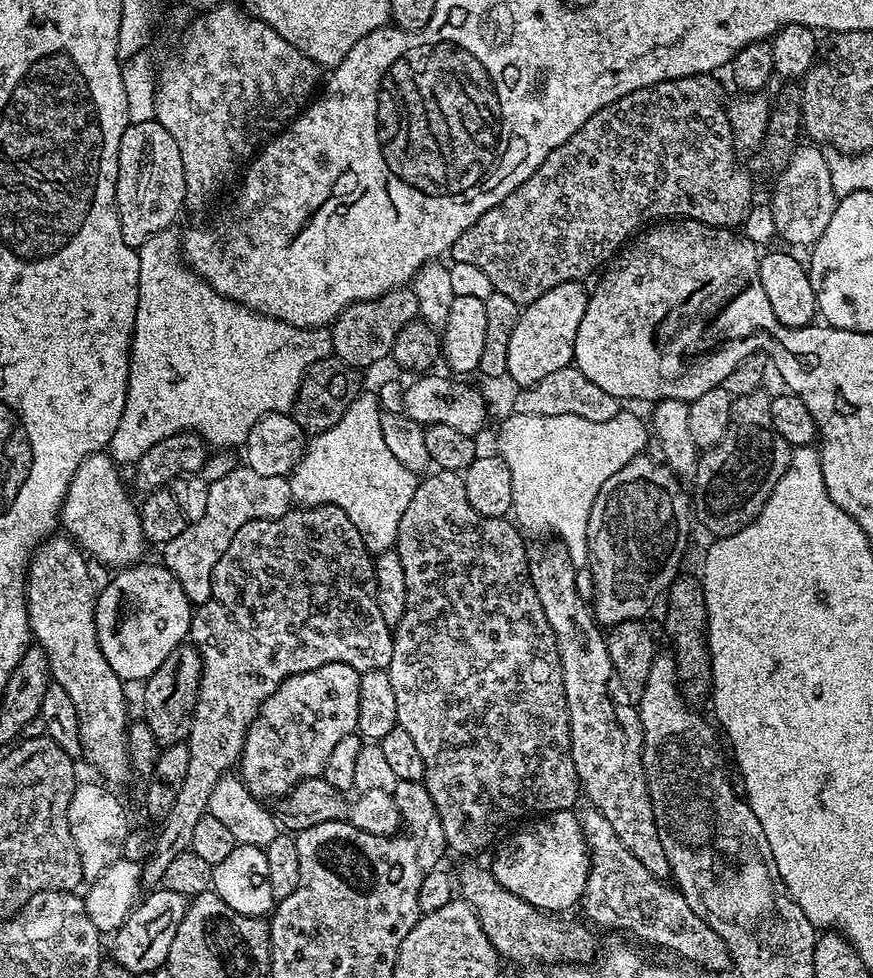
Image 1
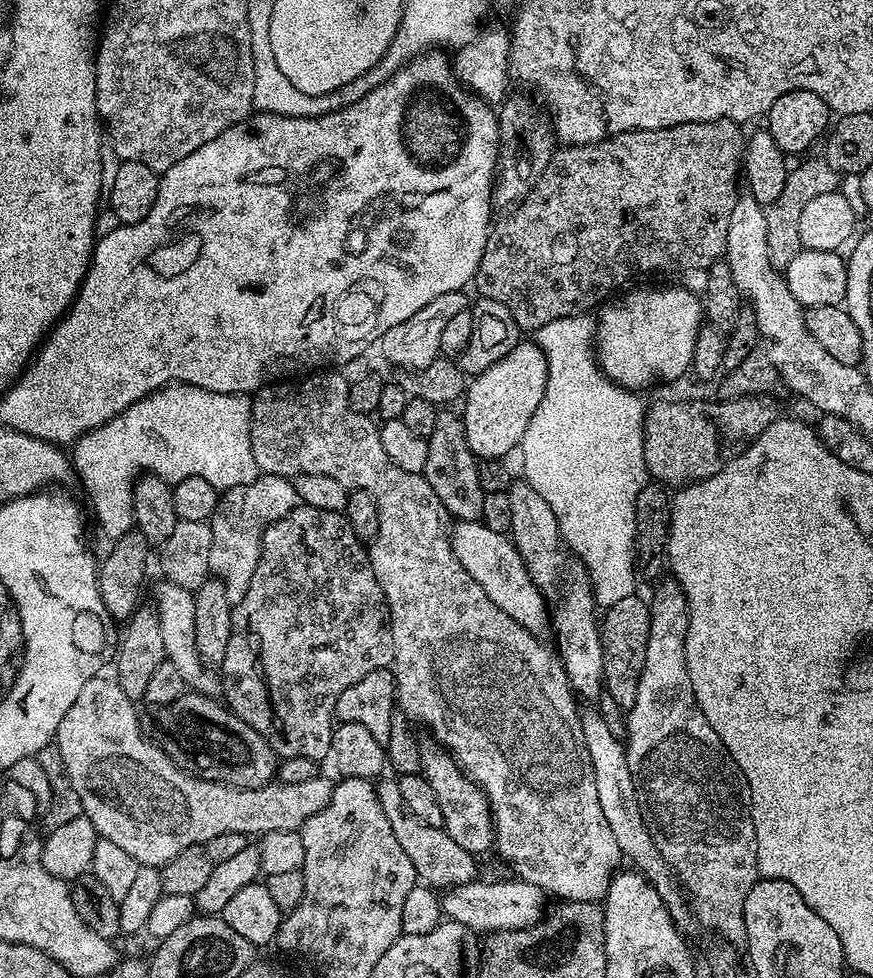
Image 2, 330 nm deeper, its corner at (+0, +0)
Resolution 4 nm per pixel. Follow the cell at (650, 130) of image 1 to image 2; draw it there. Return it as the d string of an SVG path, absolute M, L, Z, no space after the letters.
M735 120L686 122L662 130L618 132L614 136L599 140L596 144L574 144L553 152L552 161L546 166L546 170L542 170L542 178L538 178L534 190L530 190L528 197L507 213L508 221L501 228L493 227L489 231L486 250L482 254L482 262L478 262L474 281L477 293L486 298L494 298L494 302L502 302L502 306L506 306L506 310L514 314L514 322L518 322L521 333L535 334L539 328L558 318L591 313L591 308L598 307L611 292L618 291L627 280L632 280L635 276L644 276L647 272L692 274L697 270L707 270L715 260L724 256L730 222L738 199L736 176L738 180L746 143L745 133L740 133L740 128L741 125Z

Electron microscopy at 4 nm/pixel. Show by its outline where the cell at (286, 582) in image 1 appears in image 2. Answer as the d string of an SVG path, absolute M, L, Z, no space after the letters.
M300 504L294 510L290 510L286 518L278 518L278 522L271 524L264 531L264 537L260 543L260 557L258 566L254 566L254 578L250 578L250 586L242 602L235 604L232 609L230 643L226 646L224 660L218 665L222 673L222 696L230 711L239 720L250 725L255 732L262 734L265 742L276 751L277 757L301 756L317 762L327 761L332 750L332 730L338 694L354 686L354 682L366 678L366 674L379 668L388 668L393 658L394 634L388 603L382 594L382 586L378 586L378 578L374 578L372 563L368 560L368 548L356 537L344 513L318 510L309 504Z

